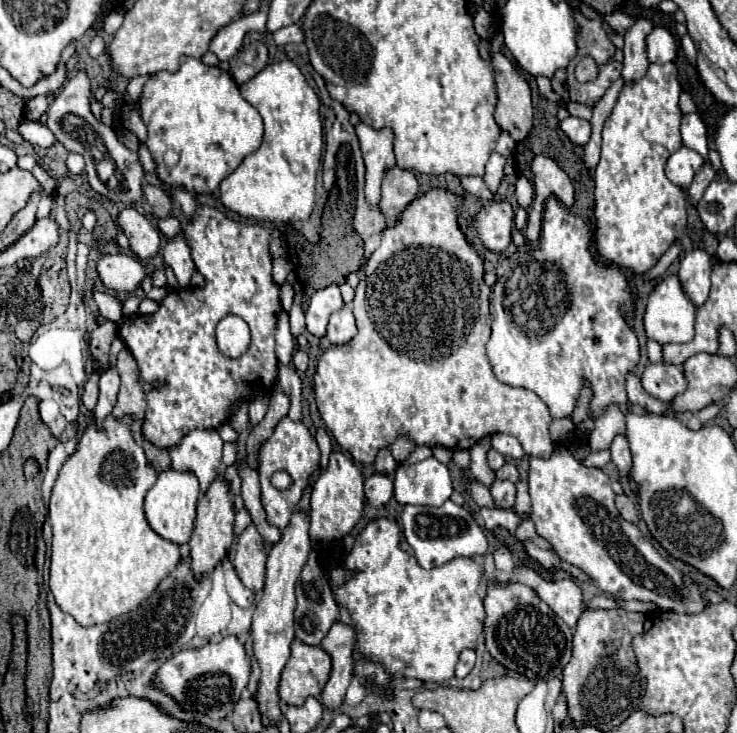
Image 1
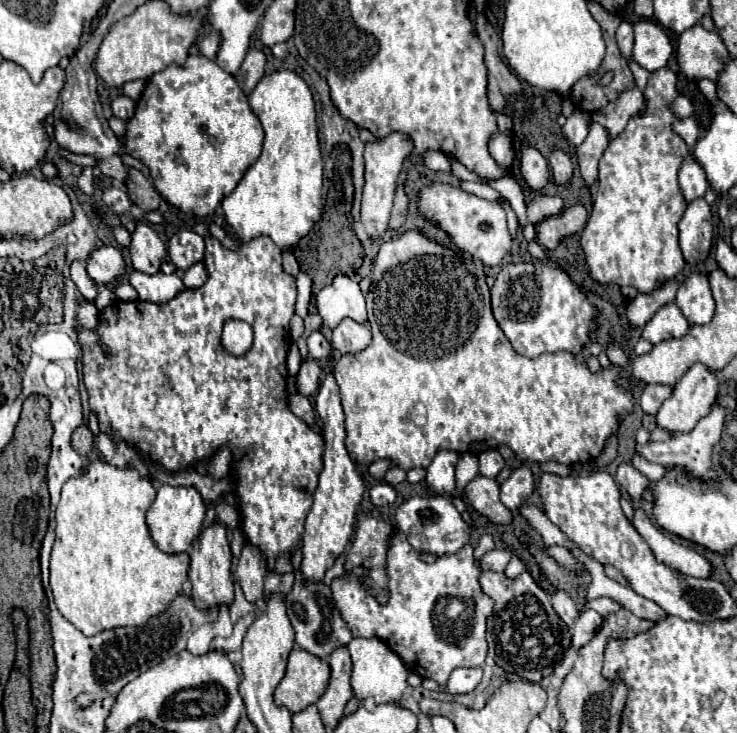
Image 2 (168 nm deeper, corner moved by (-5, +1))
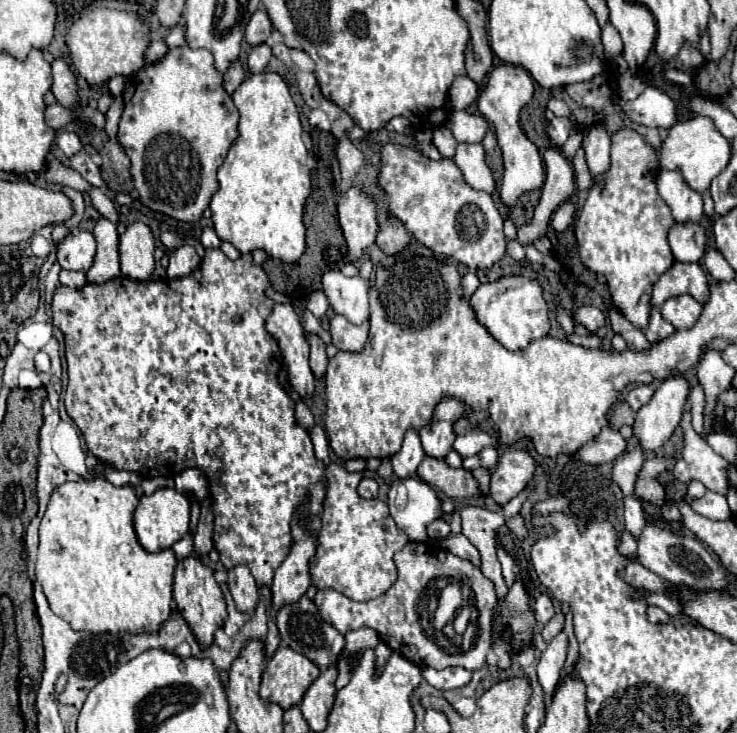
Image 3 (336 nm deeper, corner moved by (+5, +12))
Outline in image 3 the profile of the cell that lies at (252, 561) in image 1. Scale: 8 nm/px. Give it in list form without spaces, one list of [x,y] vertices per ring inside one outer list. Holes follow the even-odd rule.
[[[234,566],[228,570],[228,588],[240,612],[250,612],[258,602],[258,586],[246,566]]]

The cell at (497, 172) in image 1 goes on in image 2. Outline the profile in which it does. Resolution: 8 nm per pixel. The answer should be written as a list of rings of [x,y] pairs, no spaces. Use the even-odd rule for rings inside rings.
[[[496,131],[496,133],[490,137],[488,151],[490,151],[490,155],[492,155],[504,169],[508,169],[508,167],[512,165],[512,159],[514,159],[512,141],[510,141],[510,137],[508,137],[506,133]]]

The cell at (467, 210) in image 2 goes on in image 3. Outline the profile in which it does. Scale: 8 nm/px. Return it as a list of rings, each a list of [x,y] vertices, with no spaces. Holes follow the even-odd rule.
[[[386,144],[378,182],[390,194],[388,214],[396,216],[418,242],[436,254],[454,258],[468,268],[490,268],[506,254],[502,216],[492,196],[470,188],[452,158],[436,162],[414,148]]]

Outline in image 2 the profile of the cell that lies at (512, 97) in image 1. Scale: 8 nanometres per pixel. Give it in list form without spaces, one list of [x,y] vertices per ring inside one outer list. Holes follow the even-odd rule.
[[[482,13],[476,17],[476,31],[484,45],[484,63],[488,69],[488,103],[494,111],[506,113],[508,97],[512,93],[522,93],[522,85],[502,61],[500,37]]]

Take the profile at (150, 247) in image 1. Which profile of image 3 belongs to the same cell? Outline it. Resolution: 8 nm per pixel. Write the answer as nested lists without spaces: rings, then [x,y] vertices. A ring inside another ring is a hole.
[[[134,222],[120,236],[120,264],[122,274],[132,280],[148,280],[154,270],[154,234],[142,224]]]

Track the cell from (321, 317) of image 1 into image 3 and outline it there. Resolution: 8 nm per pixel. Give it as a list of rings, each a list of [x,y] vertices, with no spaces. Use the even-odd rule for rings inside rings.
[[[328,270],[322,276],[322,292],[332,310],[346,316],[352,324],[368,320],[368,284],[360,276],[344,276],[340,270]]]

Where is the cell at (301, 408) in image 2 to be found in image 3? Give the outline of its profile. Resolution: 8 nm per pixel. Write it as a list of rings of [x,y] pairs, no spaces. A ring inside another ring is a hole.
[[[296,402],[296,410],[294,410],[294,416],[298,420],[300,426],[304,426],[306,430],[310,430],[314,426],[314,416],[310,412],[310,408],[304,404],[304,402]]]

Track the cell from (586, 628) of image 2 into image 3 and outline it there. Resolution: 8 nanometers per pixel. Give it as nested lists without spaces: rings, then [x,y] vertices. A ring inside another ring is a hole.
[[[562,630],[542,652],[542,658],[538,662],[538,680],[546,692],[546,696],[554,694],[554,688],[560,680],[562,666],[566,662],[566,652],[568,652],[568,636]]]

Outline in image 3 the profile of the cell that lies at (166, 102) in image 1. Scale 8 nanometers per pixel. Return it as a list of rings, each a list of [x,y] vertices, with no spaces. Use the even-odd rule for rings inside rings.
[[[186,46],[172,48],[164,58],[146,64],[126,80],[118,142],[132,162],[130,172],[134,188],[148,208],[184,222],[198,220],[218,190],[218,168],[226,160],[226,152],[236,138],[238,108],[234,108],[232,96],[226,96],[226,90],[222,88],[222,74],[214,68],[214,56],[210,56],[210,52]]]

